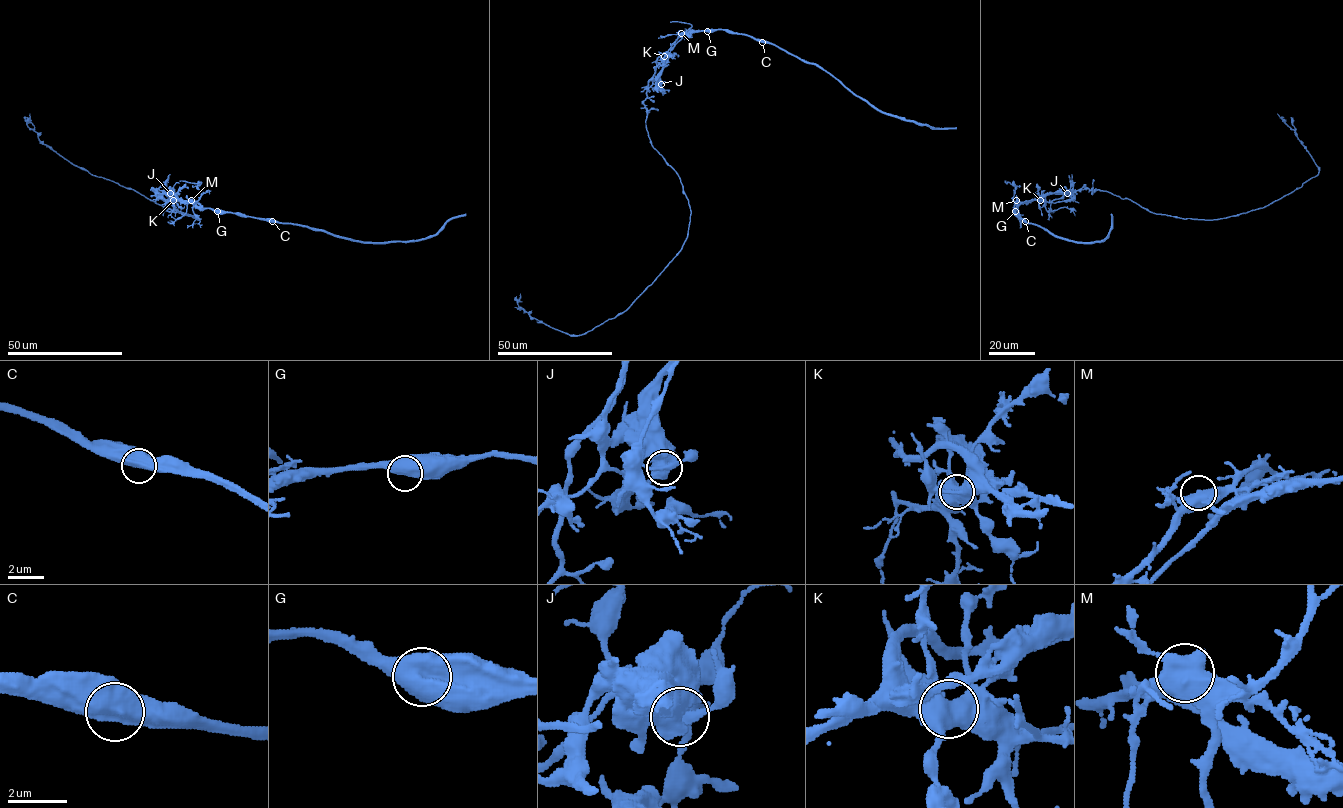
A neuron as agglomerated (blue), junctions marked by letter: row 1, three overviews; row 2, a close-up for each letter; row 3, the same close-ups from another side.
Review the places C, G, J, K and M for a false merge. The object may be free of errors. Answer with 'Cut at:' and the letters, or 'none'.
Cut at: J

